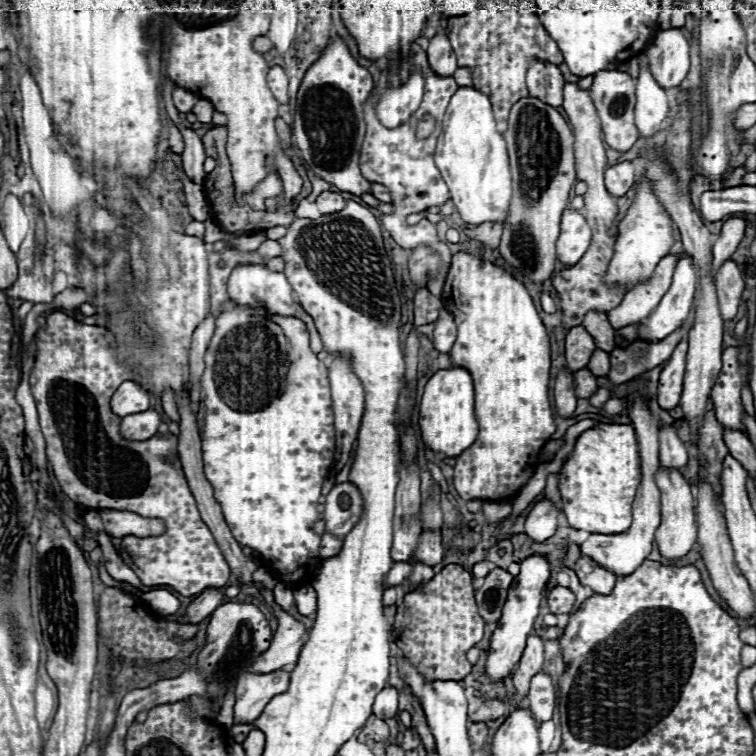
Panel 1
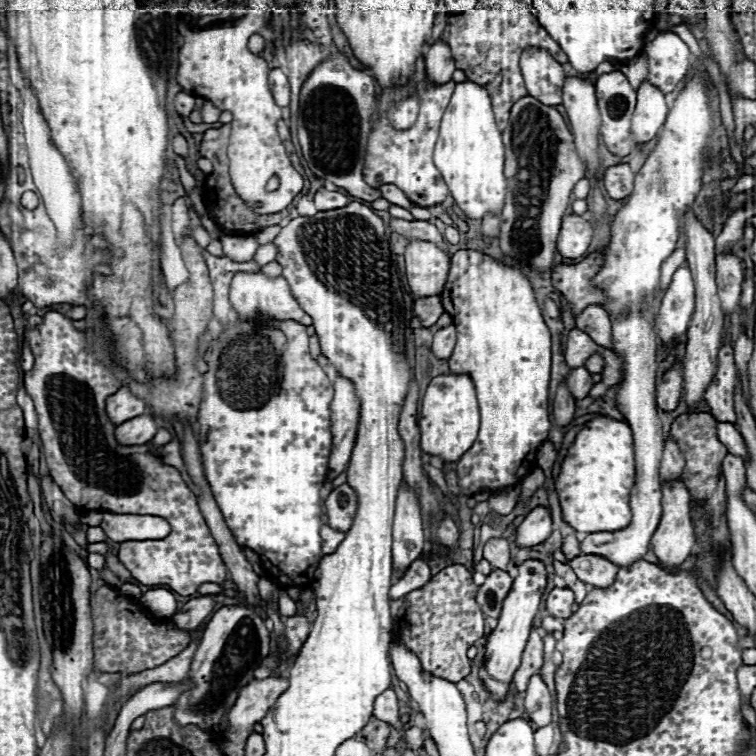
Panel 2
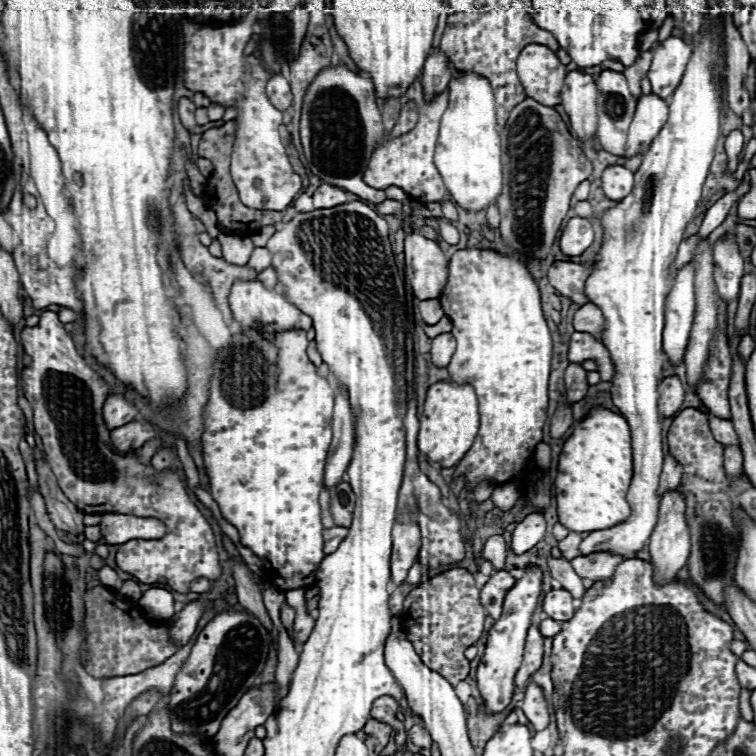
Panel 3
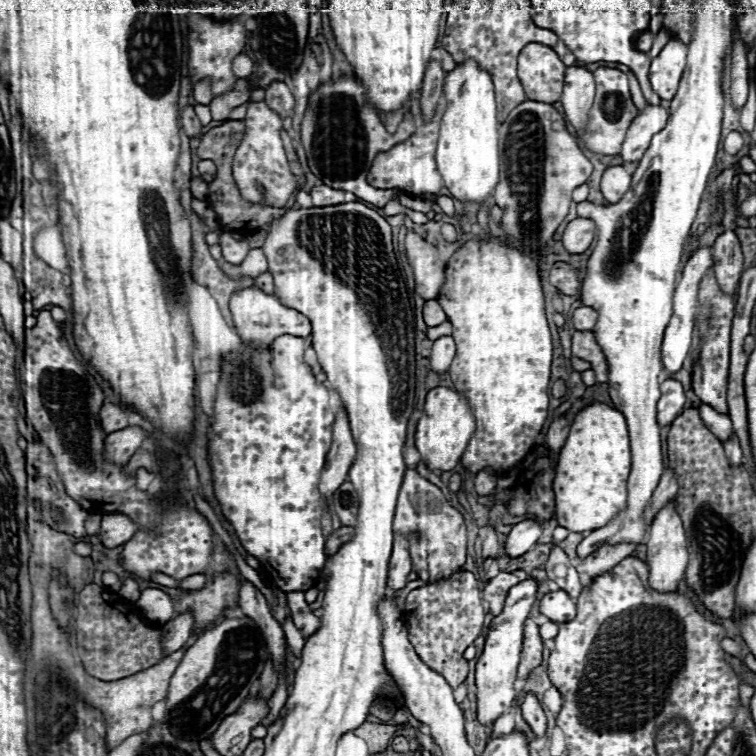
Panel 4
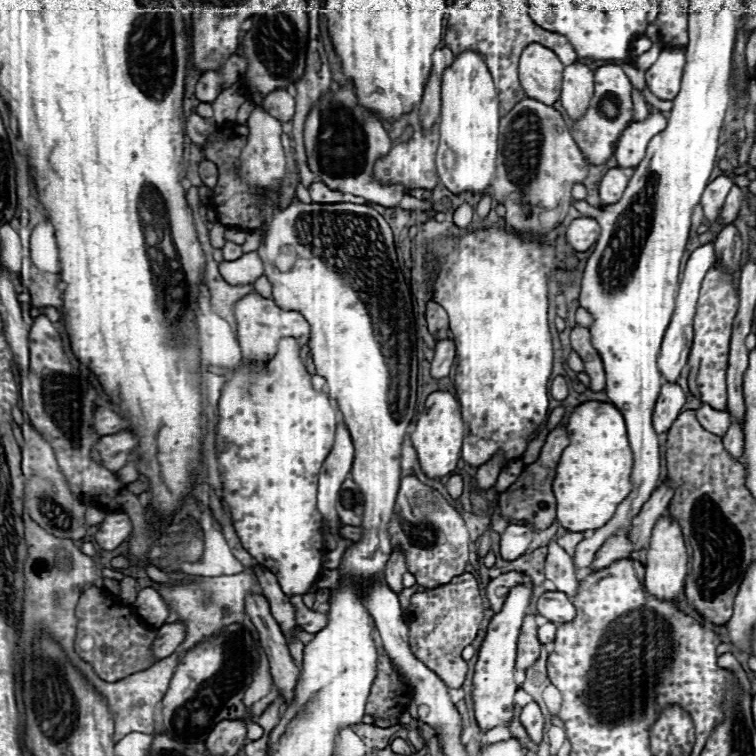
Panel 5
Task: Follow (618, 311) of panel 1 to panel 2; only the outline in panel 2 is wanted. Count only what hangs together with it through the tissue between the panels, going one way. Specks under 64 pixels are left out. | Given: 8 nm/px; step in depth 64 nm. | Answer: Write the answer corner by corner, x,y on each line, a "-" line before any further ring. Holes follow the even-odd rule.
684,246
682,248
678,248
664,264
662,264
662,282
660,282
660,286
662,286
662,290
666,290
668,286
670,286
670,282
672,282
672,274
686,262
686,256
684,256

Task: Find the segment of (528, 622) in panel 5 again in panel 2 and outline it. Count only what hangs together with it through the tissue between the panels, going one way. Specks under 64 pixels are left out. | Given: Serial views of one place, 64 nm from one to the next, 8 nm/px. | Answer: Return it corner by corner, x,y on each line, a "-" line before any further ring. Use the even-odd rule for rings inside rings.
532,628
526,650
524,650
524,658
520,668
514,674
514,682
516,682
516,690
524,692
528,686
528,680
538,674
542,668
542,636
538,634
536,628

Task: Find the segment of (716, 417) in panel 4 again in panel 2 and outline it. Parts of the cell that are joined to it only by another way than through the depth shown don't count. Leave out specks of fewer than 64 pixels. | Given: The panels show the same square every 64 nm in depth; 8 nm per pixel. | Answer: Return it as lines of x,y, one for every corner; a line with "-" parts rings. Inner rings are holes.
718,422
716,434
718,434
718,440
728,448
730,454
736,454
736,456
746,458
744,440
742,440
740,432
734,428
734,424
730,424
730,422

